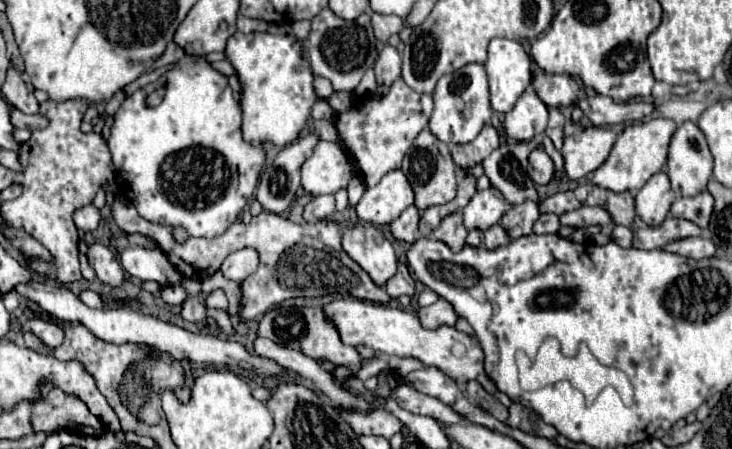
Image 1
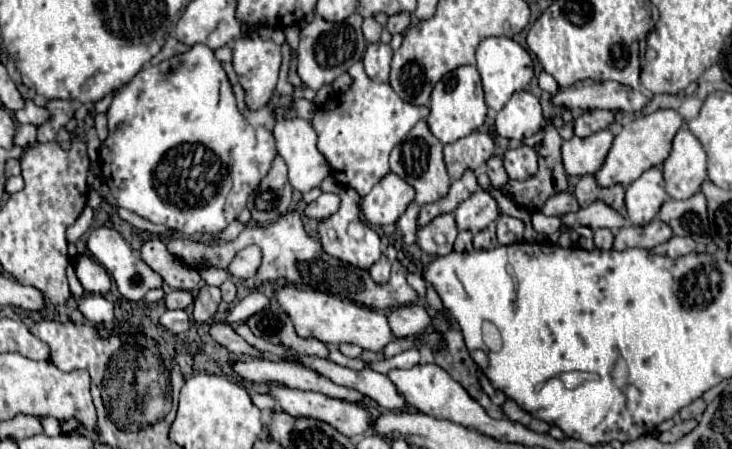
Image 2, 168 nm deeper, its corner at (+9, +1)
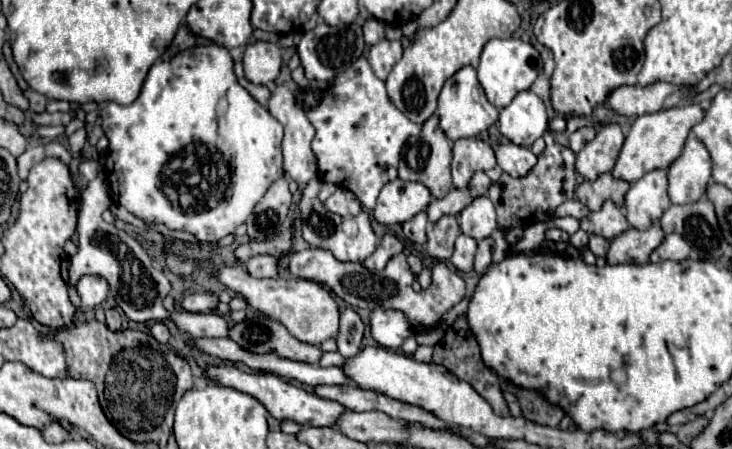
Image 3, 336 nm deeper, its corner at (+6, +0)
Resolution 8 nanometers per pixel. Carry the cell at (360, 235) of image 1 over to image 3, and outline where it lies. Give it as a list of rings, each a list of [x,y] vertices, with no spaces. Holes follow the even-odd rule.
[[[316,177],[312,179],[304,189],[302,189],[302,199],[300,199],[300,217],[302,217],[302,237],[310,243],[310,247],[320,247],[332,251],[332,255],[338,261],[354,261],[354,263],[364,263],[366,257],[370,257],[376,247],[378,239],[370,227],[370,217],[366,211],[360,211],[354,217],[340,217],[324,211],[324,205],[318,201],[318,189],[322,187],[322,181]]]

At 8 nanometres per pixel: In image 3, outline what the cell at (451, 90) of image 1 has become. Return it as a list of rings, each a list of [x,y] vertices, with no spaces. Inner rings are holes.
[[[470,65],[462,67],[444,83],[442,93],[438,97],[438,117],[440,117],[440,129],[450,141],[456,141],[462,137],[476,137],[498,119],[498,109],[486,99],[474,67]]]

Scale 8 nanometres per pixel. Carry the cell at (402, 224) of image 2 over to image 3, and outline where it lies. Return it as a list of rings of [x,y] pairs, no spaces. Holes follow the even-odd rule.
[[[420,211],[420,213],[414,215],[410,221],[406,221],[406,223],[402,225],[402,229],[404,229],[404,235],[406,235],[412,243],[424,245],[424,243],[426,243],[426,225],[428,225],[426,213]]]

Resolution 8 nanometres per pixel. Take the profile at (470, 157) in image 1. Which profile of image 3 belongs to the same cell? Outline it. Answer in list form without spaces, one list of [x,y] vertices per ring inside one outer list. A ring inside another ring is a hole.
[[[476,137],[458,139],[454,143],[454,157],[452,157],[452,179],[454,187],[464,189],[472,179],[474,171],[488,171],[496,167],[494,149]]]

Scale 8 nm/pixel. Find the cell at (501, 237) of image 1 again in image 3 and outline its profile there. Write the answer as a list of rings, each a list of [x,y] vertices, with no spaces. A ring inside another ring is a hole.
[[[492,237],[478,241],[478,251],[474,257],[474,271],[482,273],[484,267],[488,267],[488,263],[492,263]]]

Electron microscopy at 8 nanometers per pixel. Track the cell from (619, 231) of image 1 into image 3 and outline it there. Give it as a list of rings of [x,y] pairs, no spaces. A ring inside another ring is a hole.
[[[590,235],[590,243],[588,243],[590,251],[596,255],[596,257],[606,257],[608,253],[608,247],[610,247],[610,241],[600,237],[600,235]]]

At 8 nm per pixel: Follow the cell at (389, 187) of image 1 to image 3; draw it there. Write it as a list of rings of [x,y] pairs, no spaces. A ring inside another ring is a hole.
[[[394,179],[386,183],[380,191],[374,207],[374,217],[382,225],[404,223],[412,219],[416,213],[424,211],[430,199],[430,191],[422,183]]]

